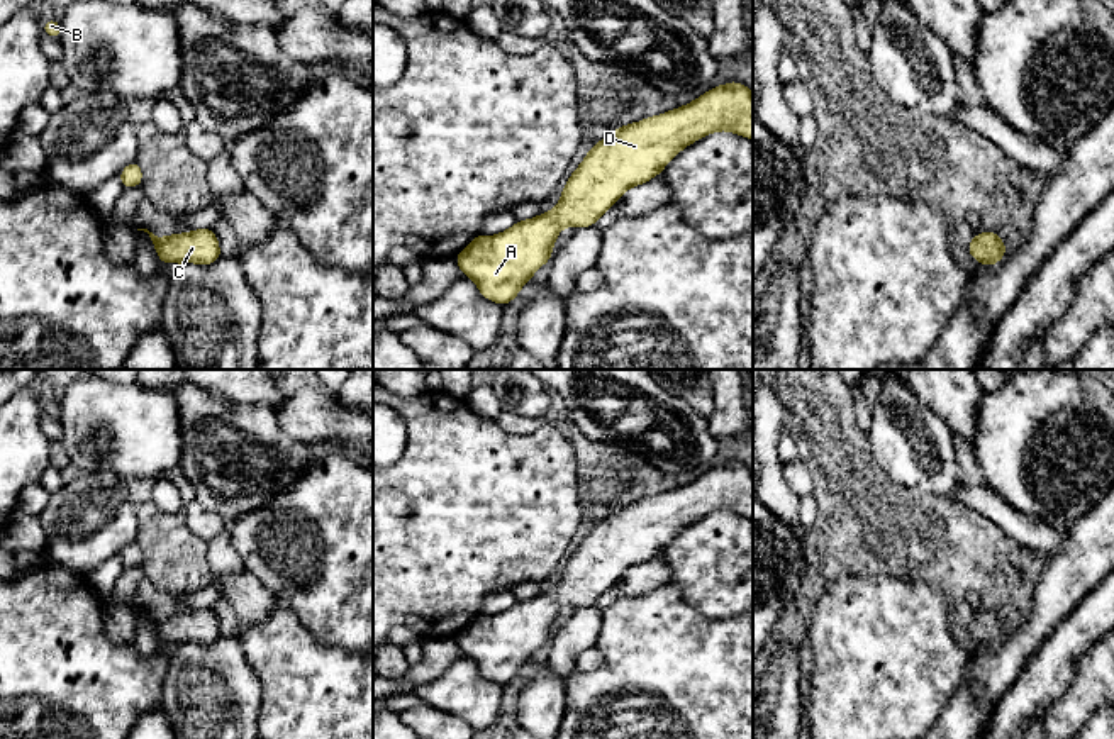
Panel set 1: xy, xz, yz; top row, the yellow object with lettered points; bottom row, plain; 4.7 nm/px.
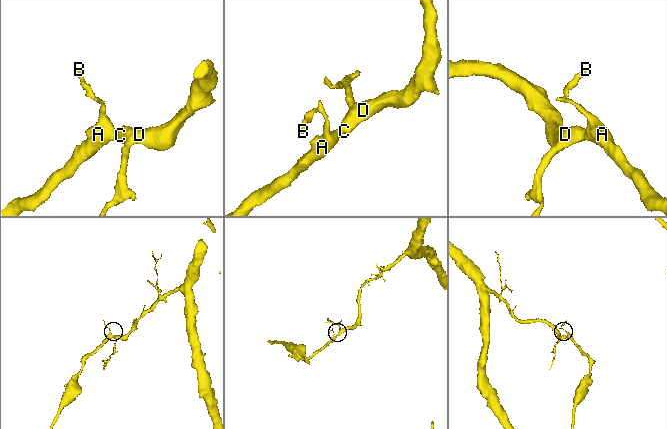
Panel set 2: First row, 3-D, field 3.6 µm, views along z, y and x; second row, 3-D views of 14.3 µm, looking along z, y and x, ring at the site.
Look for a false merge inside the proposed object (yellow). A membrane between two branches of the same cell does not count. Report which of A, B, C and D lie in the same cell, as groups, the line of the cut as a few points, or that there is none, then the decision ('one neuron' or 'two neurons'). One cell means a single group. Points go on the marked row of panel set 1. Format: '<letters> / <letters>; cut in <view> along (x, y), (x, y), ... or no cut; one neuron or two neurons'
A B C D; no cut; one neuron

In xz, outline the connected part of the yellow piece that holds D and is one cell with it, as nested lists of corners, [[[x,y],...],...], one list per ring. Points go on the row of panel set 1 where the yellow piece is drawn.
[[[729,81],[714,86],[693,102],[626,124],[593,144],[573,175],[566,180],[560,202],[551,212],[534,219],[517,220],[510,229],[497,236],[478,234],[454,256],[461,275],[471,278],[480,295],[499,305],[512,302],[532,275],[551,259],[553,246],[563,227],[592,227],[621,195],[658,176],[663,168],[687,146],[717,131],[729,131],[753,141],[753,92]]]

